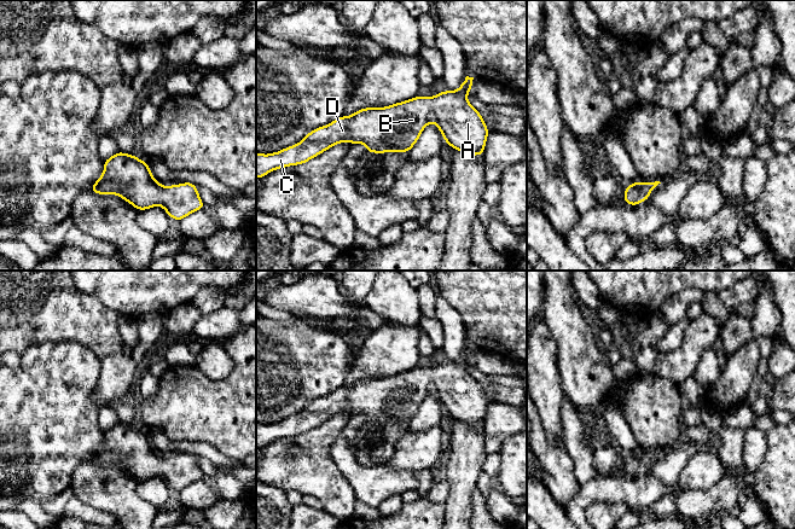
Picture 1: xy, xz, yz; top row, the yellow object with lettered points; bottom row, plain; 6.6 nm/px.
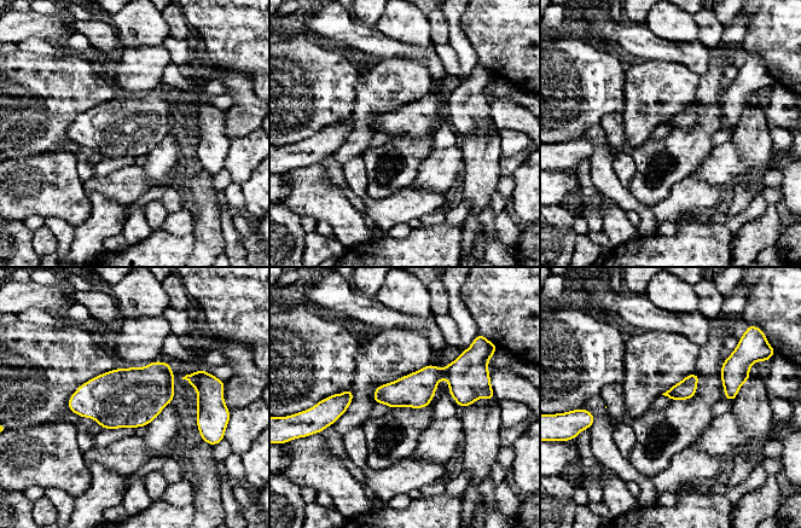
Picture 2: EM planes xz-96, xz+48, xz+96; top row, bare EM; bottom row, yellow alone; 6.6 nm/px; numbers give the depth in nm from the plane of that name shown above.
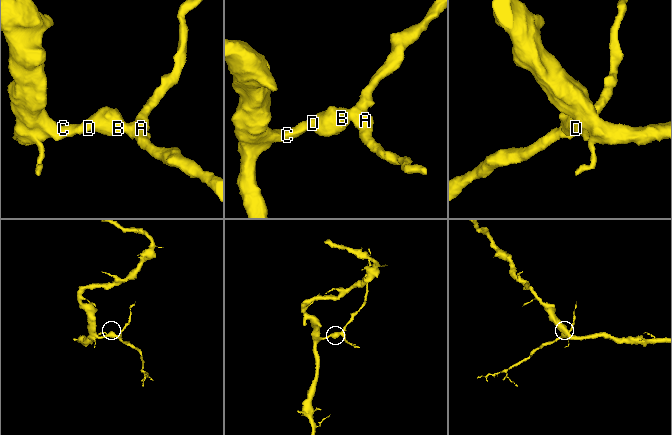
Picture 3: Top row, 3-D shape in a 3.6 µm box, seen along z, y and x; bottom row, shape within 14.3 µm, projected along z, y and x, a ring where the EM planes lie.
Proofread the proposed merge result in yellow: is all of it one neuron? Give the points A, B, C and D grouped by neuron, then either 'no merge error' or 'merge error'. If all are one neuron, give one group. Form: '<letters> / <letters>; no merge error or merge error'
A B C D; no merge error

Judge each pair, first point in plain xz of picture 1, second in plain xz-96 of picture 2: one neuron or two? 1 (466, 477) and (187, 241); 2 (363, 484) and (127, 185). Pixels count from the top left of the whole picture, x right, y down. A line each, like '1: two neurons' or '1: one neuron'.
1: two neurons
2: two neurons

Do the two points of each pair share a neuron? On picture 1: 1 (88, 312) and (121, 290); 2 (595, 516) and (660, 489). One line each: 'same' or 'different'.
1: different
2: different

